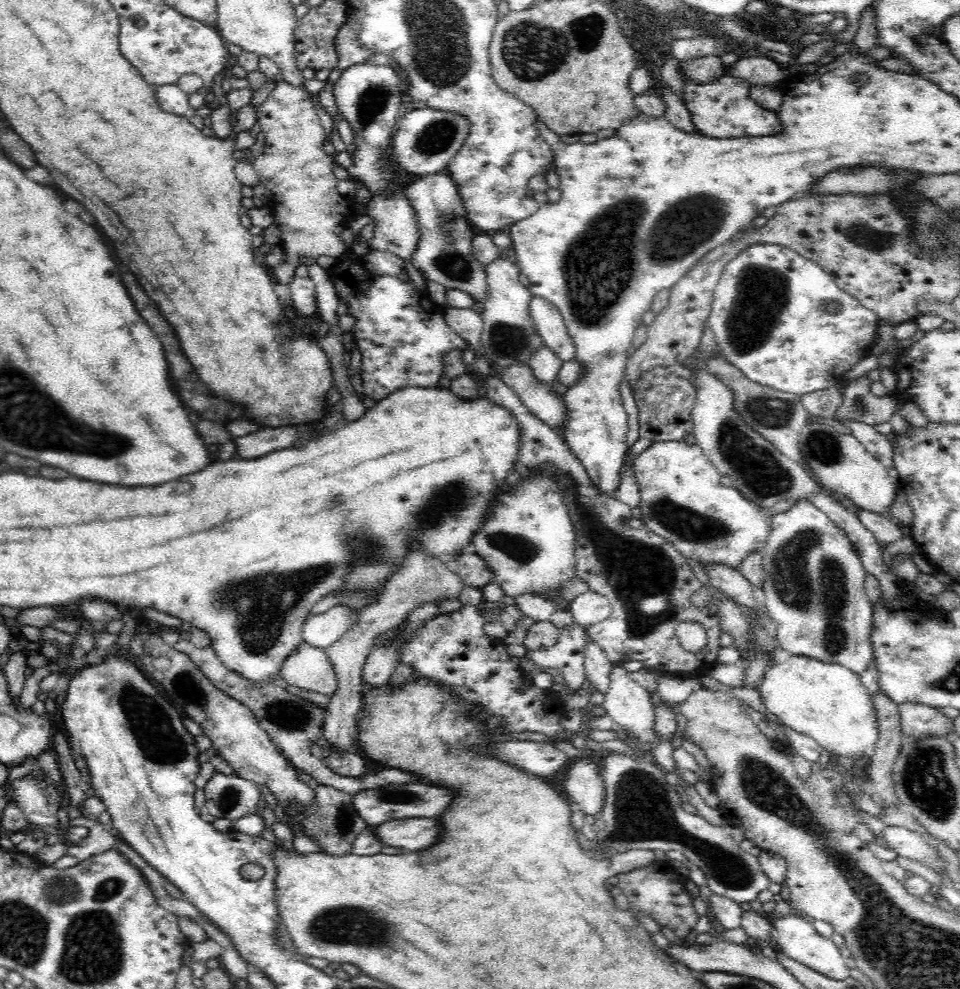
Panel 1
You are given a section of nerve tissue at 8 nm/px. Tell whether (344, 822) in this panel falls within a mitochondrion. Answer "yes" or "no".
yes

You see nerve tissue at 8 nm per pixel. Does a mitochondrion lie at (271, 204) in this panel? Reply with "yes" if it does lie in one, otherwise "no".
no

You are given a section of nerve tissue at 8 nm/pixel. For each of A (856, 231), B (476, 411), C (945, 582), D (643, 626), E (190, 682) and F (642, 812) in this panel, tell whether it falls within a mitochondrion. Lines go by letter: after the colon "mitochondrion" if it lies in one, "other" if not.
A: mitochondrion
B: other
C: other
D: mitochondrion
E: mitochondrion
F: mitochondrion

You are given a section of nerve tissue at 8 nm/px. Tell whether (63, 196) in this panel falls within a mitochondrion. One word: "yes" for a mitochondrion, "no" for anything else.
no

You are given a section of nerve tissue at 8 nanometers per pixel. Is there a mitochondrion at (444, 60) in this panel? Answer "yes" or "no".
yes

